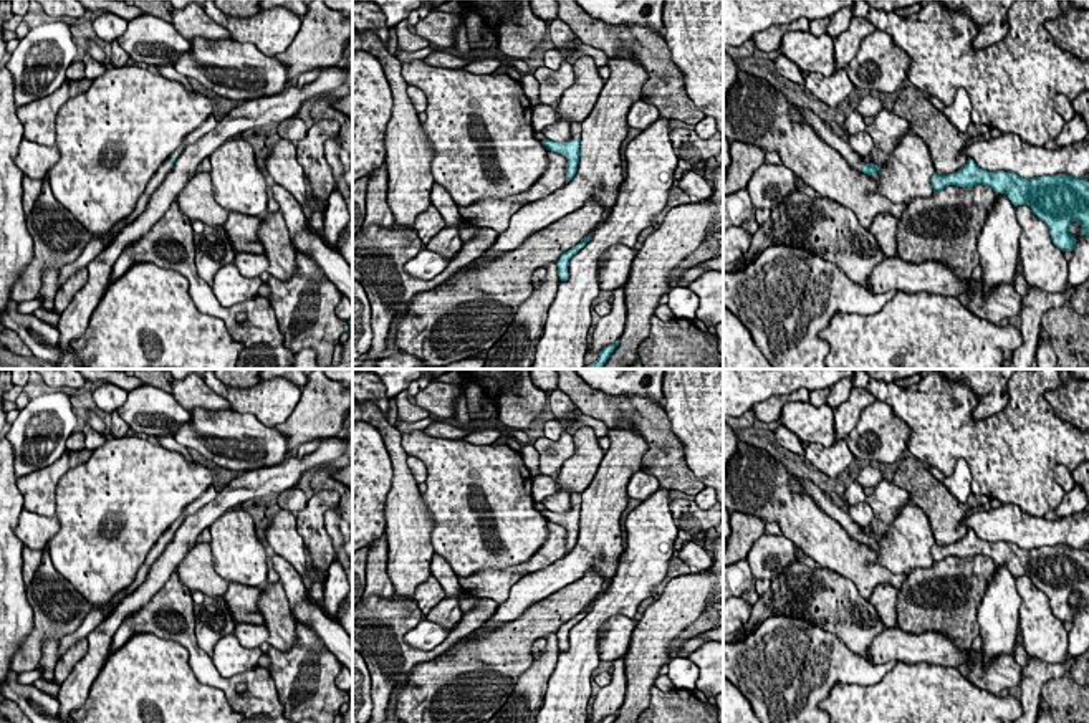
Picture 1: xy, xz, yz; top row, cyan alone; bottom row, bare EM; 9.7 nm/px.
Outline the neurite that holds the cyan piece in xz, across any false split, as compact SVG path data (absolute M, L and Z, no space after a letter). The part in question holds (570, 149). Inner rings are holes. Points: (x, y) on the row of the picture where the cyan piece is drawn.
M571 122L571 141L569 142L553 142L543 137L543 146L548 151L563 154L566 157L566 184L574 177L579 164L579 141L581 141L581 122Z

